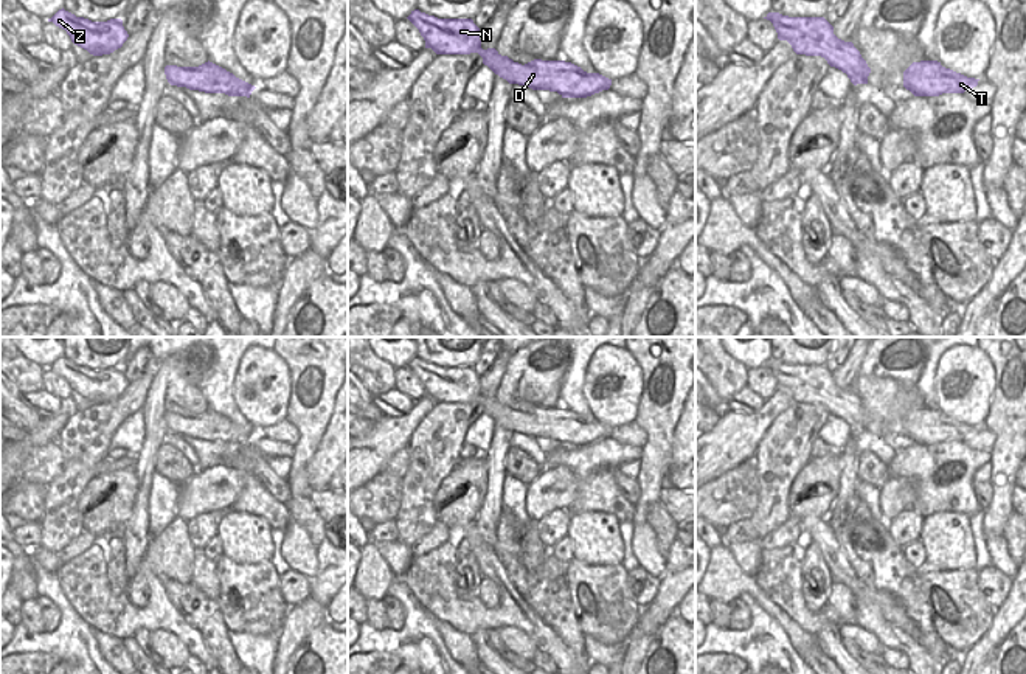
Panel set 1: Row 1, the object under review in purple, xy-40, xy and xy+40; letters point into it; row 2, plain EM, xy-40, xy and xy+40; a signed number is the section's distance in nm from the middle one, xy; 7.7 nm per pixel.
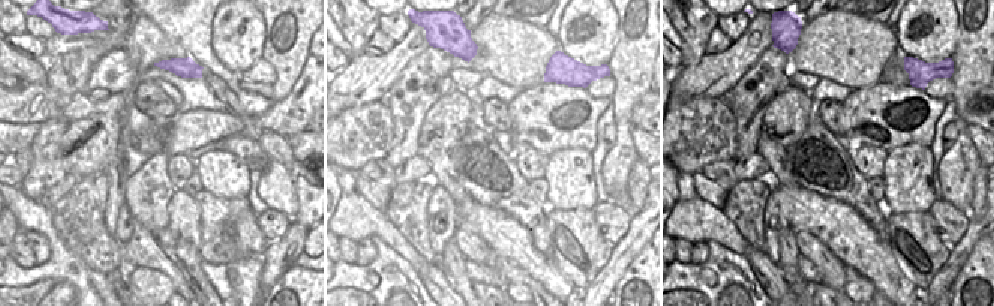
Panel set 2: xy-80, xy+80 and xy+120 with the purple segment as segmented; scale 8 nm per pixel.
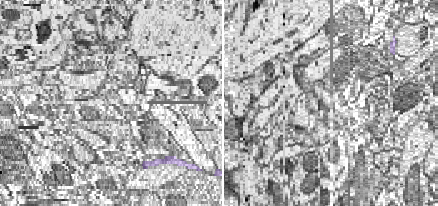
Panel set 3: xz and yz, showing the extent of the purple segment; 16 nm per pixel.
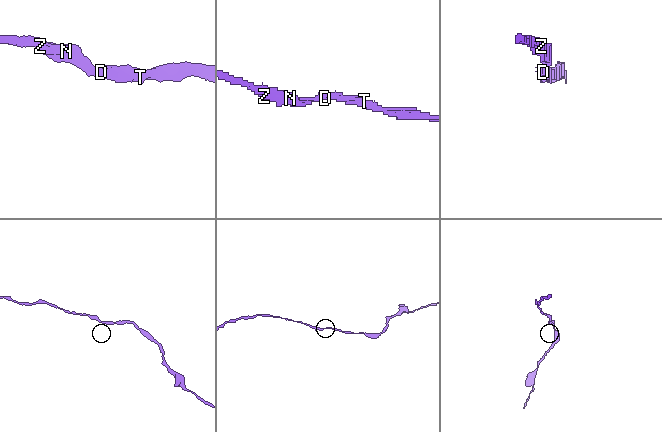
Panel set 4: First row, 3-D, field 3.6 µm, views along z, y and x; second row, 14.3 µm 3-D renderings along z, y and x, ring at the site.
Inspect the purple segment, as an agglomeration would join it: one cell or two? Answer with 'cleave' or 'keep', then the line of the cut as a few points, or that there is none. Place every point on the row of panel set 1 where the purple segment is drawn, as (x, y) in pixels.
keep; no cut

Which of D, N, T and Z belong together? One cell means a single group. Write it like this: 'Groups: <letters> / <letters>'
Groups: D N T Z

